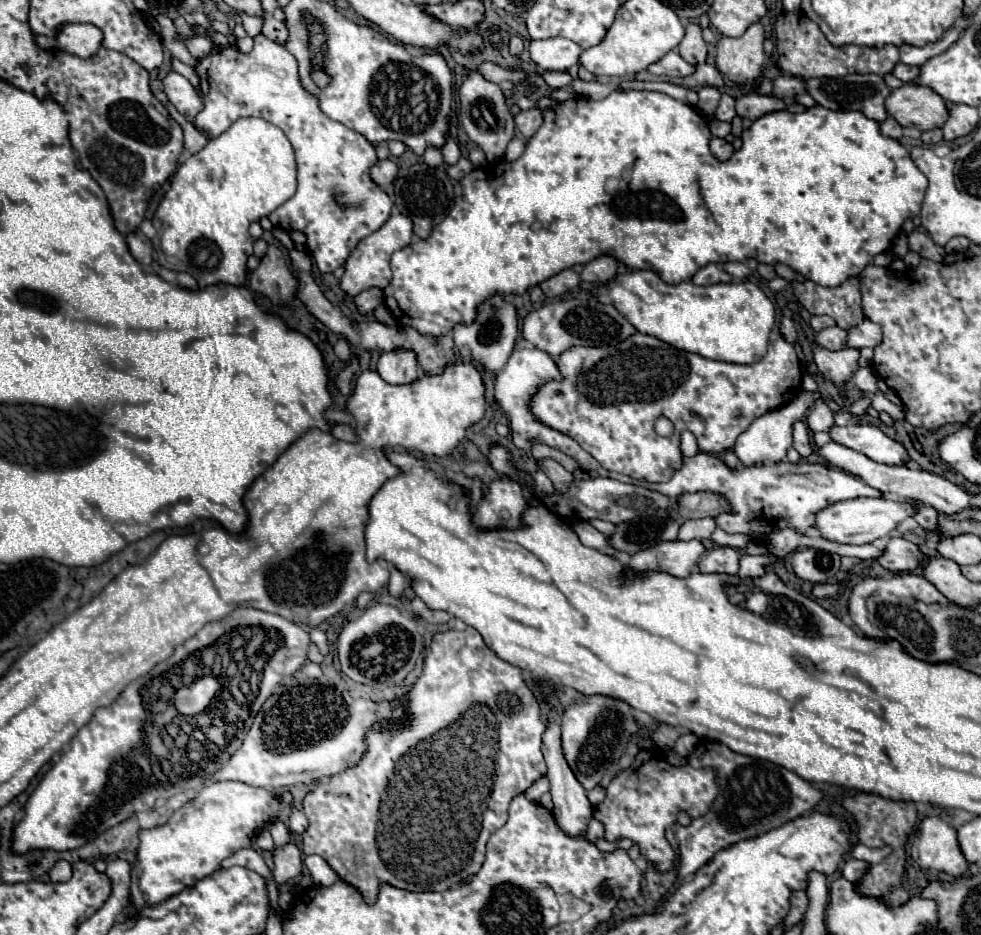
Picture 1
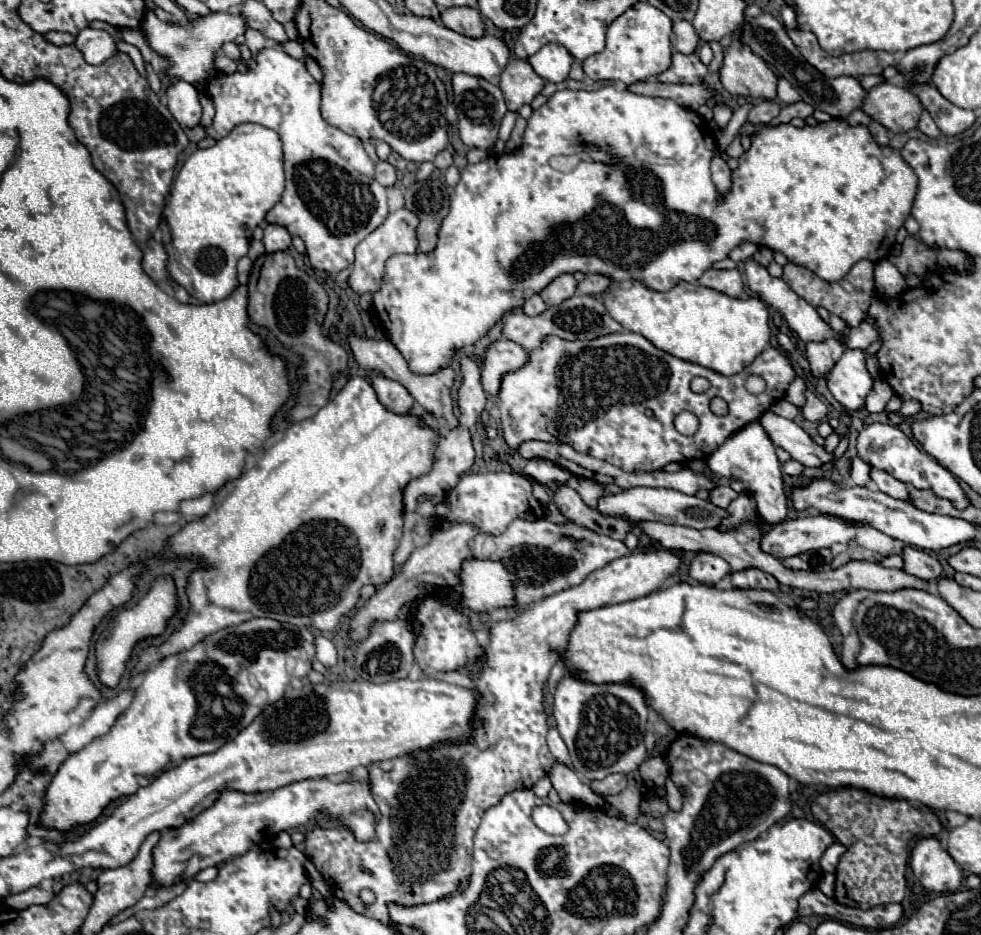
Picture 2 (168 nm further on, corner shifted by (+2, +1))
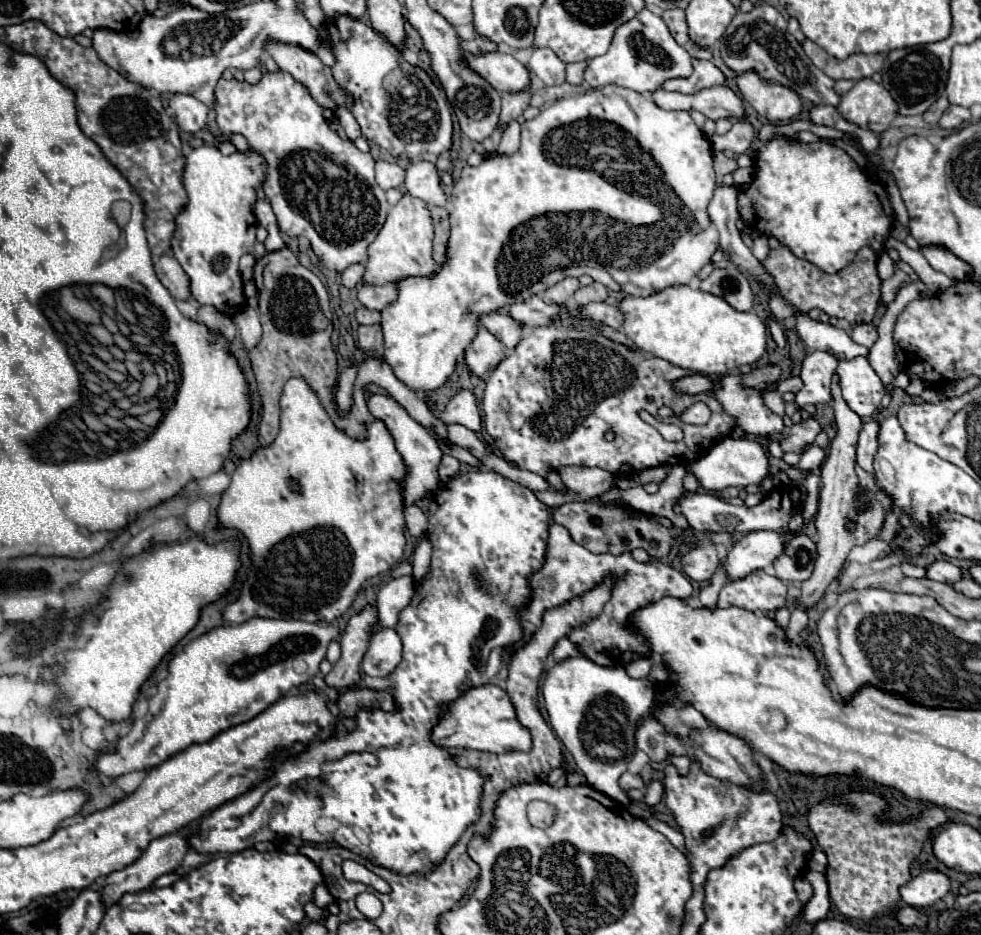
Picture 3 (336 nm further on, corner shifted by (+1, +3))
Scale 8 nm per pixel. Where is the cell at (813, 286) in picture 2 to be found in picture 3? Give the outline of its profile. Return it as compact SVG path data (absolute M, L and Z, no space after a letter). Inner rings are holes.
M780 245L776 249L770 249L768 257L762 261L762 267L766 269L766 273L774 279L774 289L778 291L778 297L772 295L774 289L764 285L762 289L768 295L768 305L772 315L780 321L794 317L798 313L806 313L810 309L822 309L830 317L846 319L852 325L872 323L878 309L878 301L880 301L880 277L876 271L876 261L878 261L878 255L870 247L862 247L850 265L830 275L818 269L816 265L812 265L810 261L794 257L794 253L786 245Z

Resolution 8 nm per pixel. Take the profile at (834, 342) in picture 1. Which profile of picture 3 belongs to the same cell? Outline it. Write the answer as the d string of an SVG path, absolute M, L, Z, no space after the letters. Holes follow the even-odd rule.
M812 351L802 361L800 377L804 381L804 387L796 393L796 407L804 409L808 403L830 403L830 381L832 373L836 371L838 361L824 351Z

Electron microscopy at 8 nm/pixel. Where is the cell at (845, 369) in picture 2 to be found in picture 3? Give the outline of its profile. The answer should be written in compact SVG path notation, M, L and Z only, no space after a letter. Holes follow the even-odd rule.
M854 357L850 361L840 361L836 373L840 375L840 387L848 407L860 417L874 417L886 391L868 359Z

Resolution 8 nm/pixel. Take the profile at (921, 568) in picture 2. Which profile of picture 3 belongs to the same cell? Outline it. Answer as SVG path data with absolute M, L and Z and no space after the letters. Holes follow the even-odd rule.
M936 561L936 563L932 563L928 567L928 579L952 585L954 581L960 581L962 579L962 571L960 571L960 567L952 565L948 561Z

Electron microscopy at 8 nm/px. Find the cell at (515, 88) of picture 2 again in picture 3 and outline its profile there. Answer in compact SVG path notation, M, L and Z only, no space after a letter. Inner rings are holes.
M502 93L502 113L500 113L500 121L504 121L504 123L514 121L516 117L522 115L522 111L528 107L528 103L530 103L530 93L518 93L518 95Z

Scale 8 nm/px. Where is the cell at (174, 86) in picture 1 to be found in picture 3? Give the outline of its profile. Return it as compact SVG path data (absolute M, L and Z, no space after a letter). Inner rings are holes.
M172 95L170 97L170 109L174 111L176 123L182 131L186 133L196 133L200 129L206 127L206 119L208 119L208 107L194 99L192 95Z

